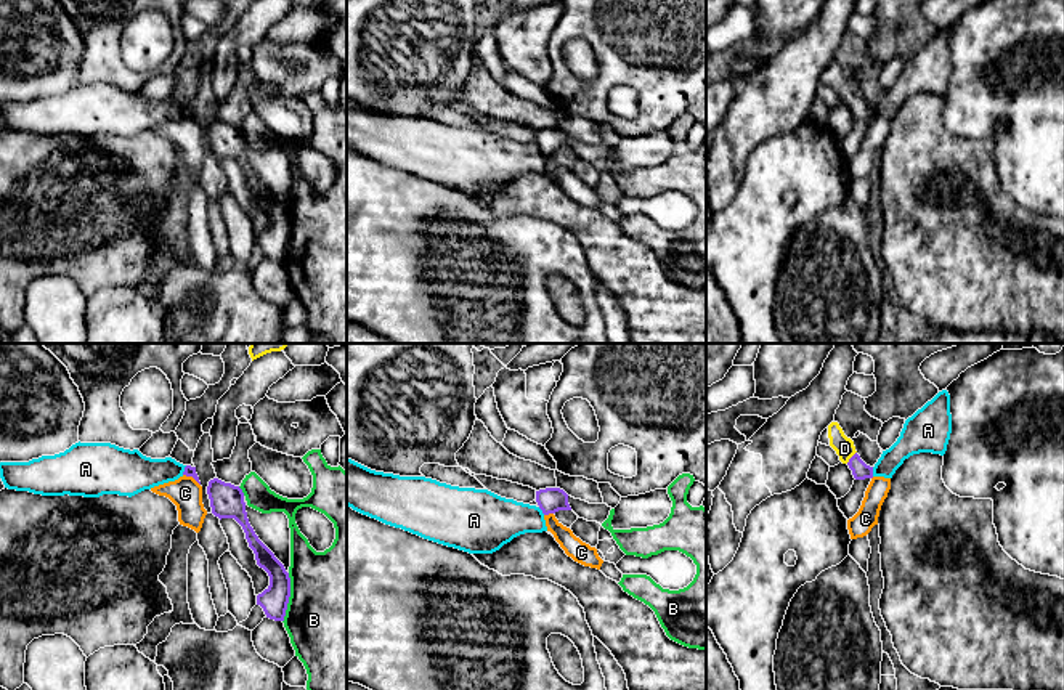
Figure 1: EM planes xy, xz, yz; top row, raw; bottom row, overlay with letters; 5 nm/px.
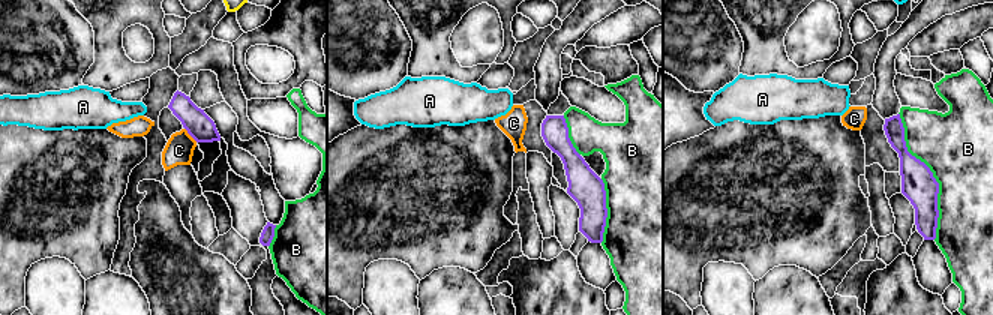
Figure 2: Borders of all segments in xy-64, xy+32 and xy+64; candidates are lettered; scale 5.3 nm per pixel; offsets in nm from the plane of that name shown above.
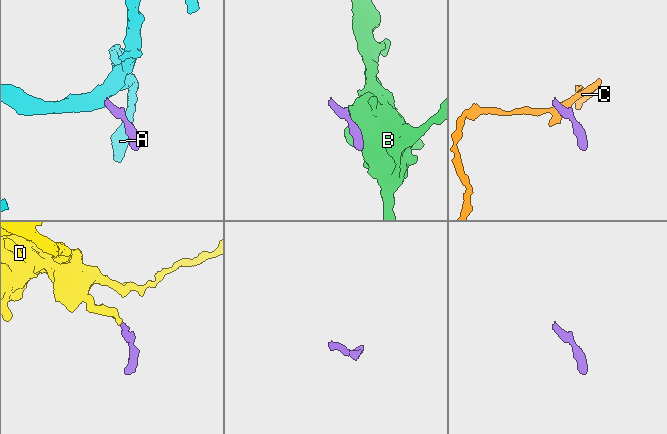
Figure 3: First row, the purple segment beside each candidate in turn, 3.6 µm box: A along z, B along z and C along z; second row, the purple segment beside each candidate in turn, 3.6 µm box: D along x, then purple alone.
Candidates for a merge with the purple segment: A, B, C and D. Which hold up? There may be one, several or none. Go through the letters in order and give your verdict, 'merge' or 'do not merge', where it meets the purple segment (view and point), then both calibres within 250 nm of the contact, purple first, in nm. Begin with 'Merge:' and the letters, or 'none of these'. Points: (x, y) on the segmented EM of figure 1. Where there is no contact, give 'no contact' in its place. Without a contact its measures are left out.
Merge: D
A: do not merge; contact xy (185, 470); calibres 50 and 190 nm
B: do not merge; contact xy (289, 596); calibres 140 and 500 nm
C: do not merge; contact xy (191, 475); calibres 50 and 160 nm
D: merge; contact yz (851, 458); calibres 90 and 100 nm

